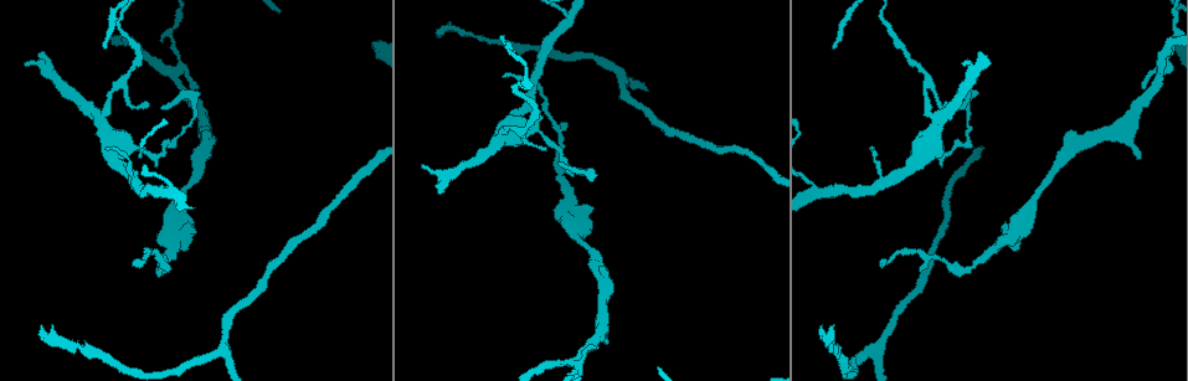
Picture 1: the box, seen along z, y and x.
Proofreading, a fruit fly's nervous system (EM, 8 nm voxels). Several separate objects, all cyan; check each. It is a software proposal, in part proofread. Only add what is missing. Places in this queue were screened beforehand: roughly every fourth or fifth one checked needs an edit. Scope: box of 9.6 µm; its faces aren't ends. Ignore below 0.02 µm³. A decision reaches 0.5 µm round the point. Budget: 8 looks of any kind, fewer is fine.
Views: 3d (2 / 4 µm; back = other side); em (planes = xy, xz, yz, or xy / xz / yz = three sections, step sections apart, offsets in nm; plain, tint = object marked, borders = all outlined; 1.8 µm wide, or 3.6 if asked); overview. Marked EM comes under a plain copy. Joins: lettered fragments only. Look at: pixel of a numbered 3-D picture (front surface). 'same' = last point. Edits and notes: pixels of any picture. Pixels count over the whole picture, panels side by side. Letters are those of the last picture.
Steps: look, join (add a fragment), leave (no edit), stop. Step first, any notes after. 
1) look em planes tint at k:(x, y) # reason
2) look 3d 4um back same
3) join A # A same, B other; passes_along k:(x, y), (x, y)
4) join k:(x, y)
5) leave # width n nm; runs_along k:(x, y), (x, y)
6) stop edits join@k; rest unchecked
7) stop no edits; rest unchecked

look 3d 2um at 1:(173, 72) # three-way junction

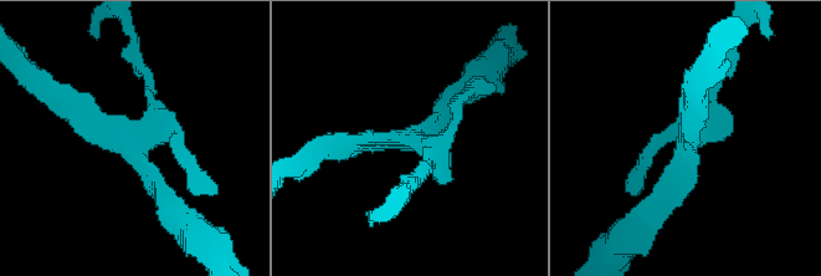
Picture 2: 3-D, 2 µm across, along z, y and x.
look em planes tint at 2:(136, 147) # arms 3; shape alone is not enough

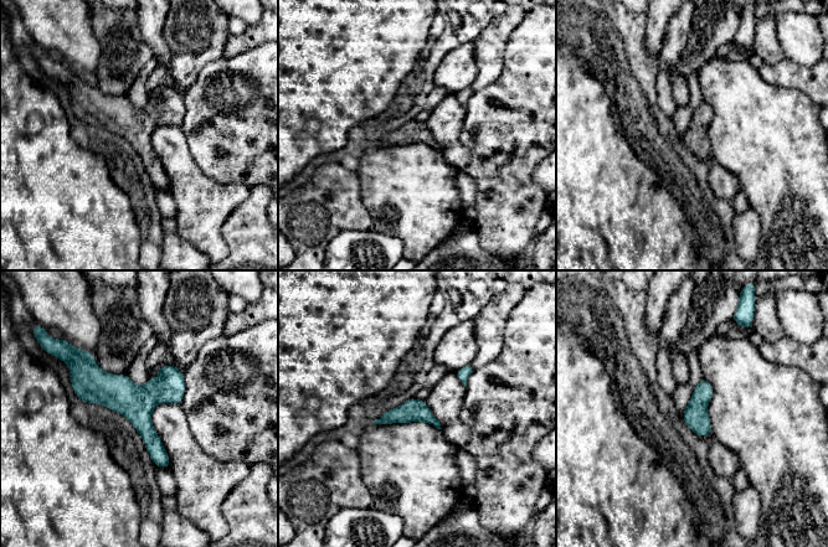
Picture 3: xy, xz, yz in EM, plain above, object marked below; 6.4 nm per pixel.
look em planes borders same

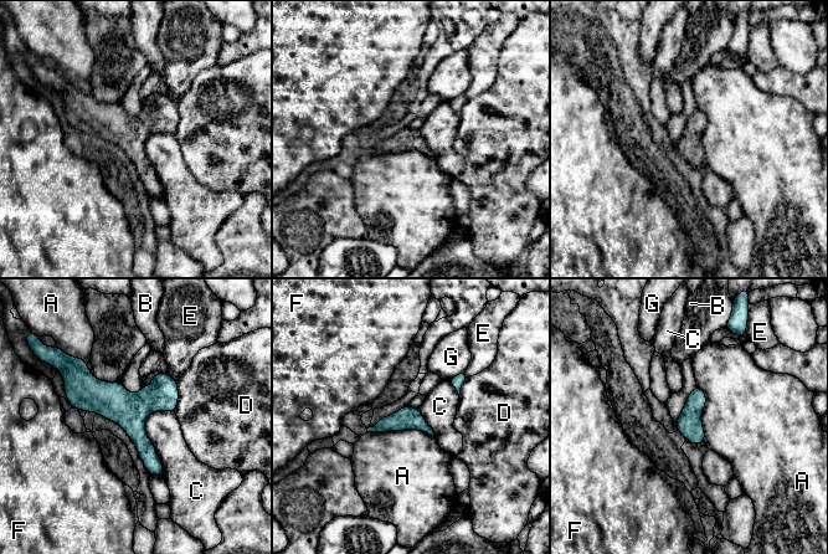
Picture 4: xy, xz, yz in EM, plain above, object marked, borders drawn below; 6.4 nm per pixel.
leave # A other, B other, C other, D other, E other, F other, G other; runs_along 4:(70, 379), (135, 429), (160, 472); no lettered fragment goes on from it

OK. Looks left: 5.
look em planes borders at 1:(606, 342) # free end

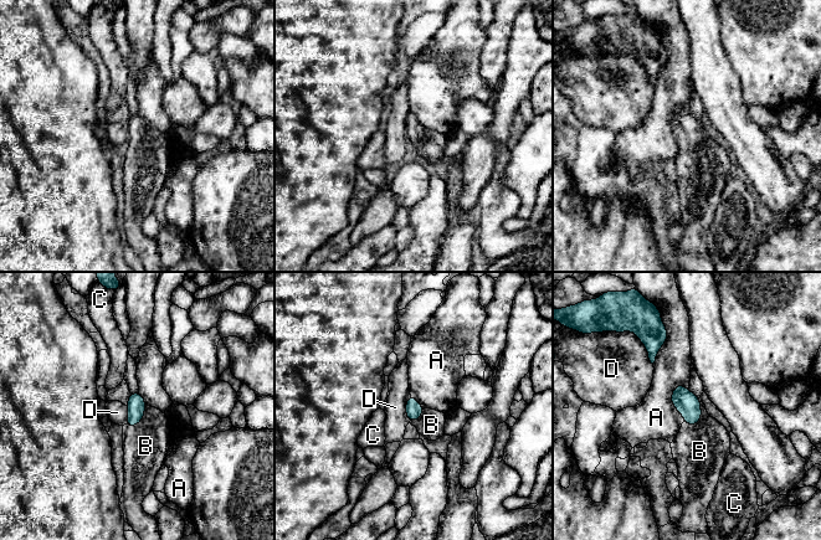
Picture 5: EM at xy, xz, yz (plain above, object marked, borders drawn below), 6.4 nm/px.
join 5:(699, 451) # A other, B same, C other, D other; passes_along 5:(686, 402), (701, 416), (699, 451); it goes on there

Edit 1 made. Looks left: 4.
look em planes borders at 1:(139, 156)

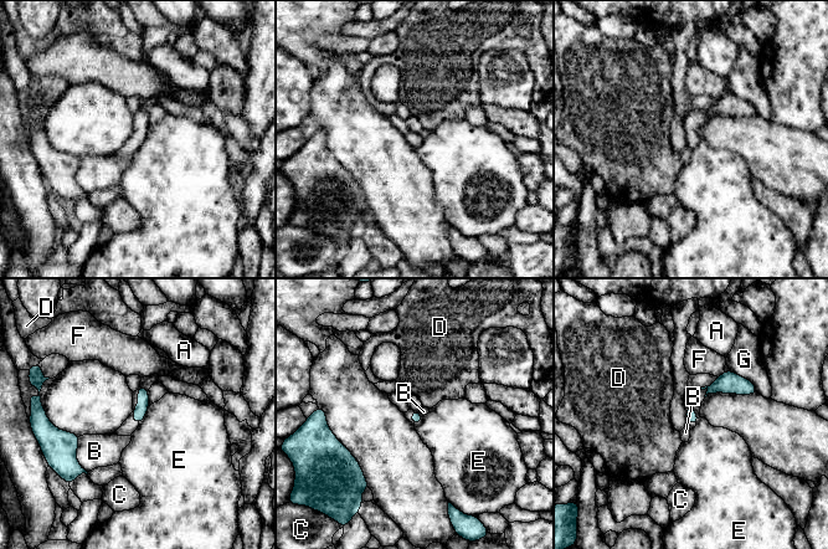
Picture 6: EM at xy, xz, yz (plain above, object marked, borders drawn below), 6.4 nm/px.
leave # A other, B other, C other, D other, E other, F other, G other; border 6:(149, 406), (145, 417), (139, 424); no lettered fragment goes on from it

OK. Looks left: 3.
look 3d 4um at 1:(884, 265)

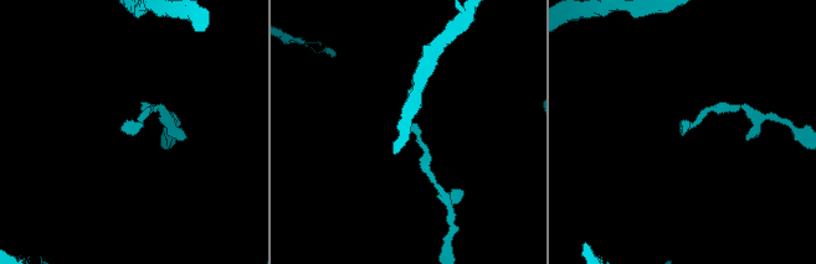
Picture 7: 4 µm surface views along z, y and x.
look em planes tint at 7:(685, 128)

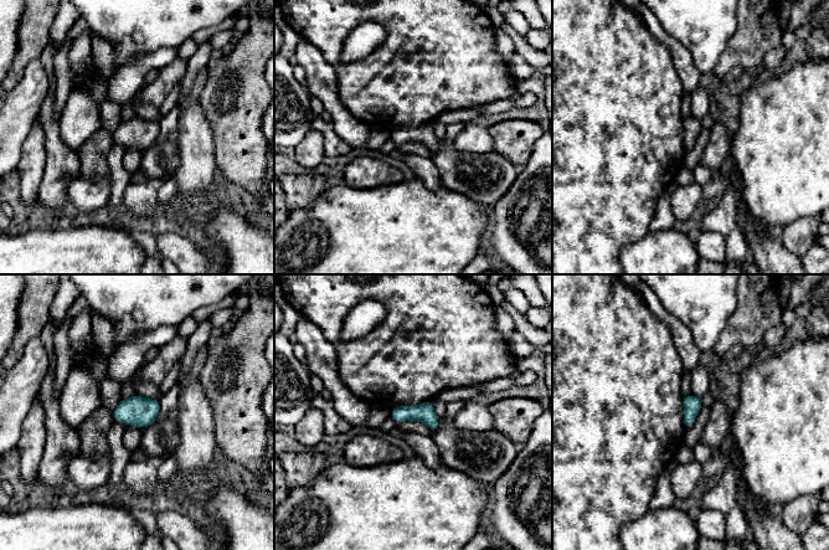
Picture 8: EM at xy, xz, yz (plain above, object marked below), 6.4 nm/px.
look em planes borders same

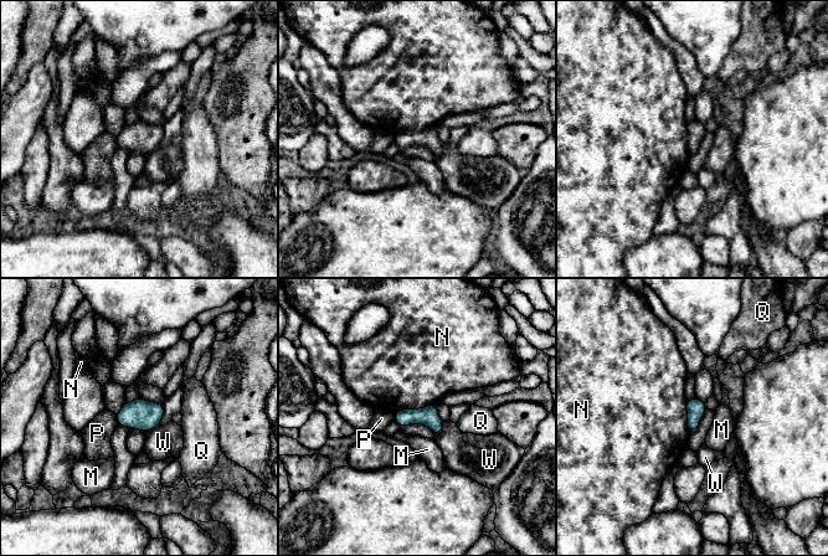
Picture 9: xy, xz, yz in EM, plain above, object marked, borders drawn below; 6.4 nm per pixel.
leave # width 120 nm; M other, N other, P other, Q other, W other; border 9:(436, 403), (395, 412); none of them fits

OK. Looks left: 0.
stop edits join@5; rest unchecked

